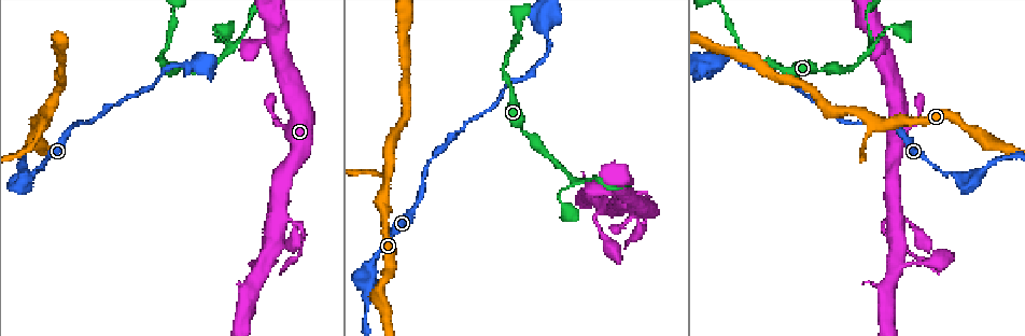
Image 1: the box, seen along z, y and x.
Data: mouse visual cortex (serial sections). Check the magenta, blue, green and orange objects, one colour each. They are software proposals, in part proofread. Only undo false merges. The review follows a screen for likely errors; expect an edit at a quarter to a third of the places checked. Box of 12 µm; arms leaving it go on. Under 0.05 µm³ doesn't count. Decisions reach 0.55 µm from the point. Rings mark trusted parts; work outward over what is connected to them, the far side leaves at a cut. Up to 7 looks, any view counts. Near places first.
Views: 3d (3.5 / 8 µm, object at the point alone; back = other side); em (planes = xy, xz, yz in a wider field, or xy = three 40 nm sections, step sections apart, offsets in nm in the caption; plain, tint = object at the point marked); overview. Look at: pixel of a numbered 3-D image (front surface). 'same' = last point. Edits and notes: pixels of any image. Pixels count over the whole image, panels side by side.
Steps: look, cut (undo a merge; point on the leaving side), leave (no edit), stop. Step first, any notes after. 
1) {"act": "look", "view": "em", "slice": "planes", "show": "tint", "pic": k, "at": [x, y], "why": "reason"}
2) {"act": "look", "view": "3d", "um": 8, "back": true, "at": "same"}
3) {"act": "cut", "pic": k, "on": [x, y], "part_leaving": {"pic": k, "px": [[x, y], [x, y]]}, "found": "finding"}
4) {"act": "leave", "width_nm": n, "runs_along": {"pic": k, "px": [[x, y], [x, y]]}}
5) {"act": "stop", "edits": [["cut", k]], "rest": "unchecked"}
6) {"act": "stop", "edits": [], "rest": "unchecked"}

{"act": "look", "view": "3d", "um": 3.5, "pic": 1, "at": [964, 180], "why": "sharp bend"}

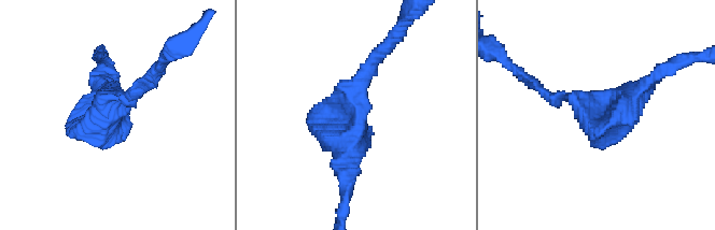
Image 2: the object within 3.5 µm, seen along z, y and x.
{"act": "look", "view": "em", "slice": "xy", "step": 1, "show": "tint", "pic": 2, "at": [594, 114], "why": "shape alone is not enough"}

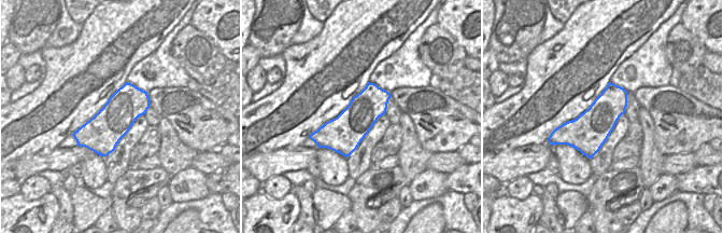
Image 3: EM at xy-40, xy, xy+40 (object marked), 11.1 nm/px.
{"act": "leave", "width_nm": 400, "runs_along": {"pic": 2, "px": [[378, 56], [352, 92], [346, 167]]}, "found": "continuous, no second cell"}

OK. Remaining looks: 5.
{"act": "look", "view": "3d", "um": 3.5, "pic": 1, "at": [298, 226], "why": "abrupt turn"}

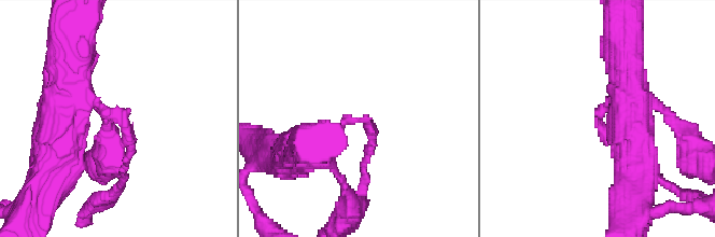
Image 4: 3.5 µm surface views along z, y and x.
{"act": "look", "view": "em", "slice": "xy", "step": 3, "show": "tint", "pic": 4, "at": [118, 121], "arm_widths_nm": [150, 450]}

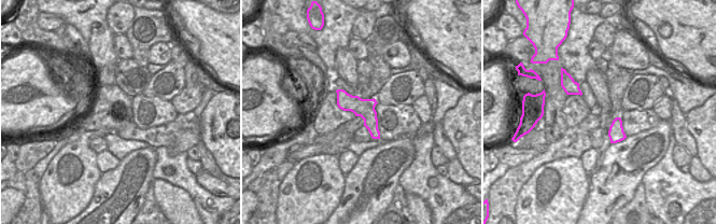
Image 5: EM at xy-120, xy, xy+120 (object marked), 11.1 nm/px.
{"act": "cut", "pic": 4, "on": [370, 130], "part_leaving": {"pic": 4, "px": [[344, 123], [367, 121], [370, 126], [364, 173]]}, "found": "a second cell is stuck on"}

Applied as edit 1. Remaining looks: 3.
{"act": "look", "view": "3d", "um": 8, "back": true, "pic": 1, "at": [232, 49], "why": "thin neck"}

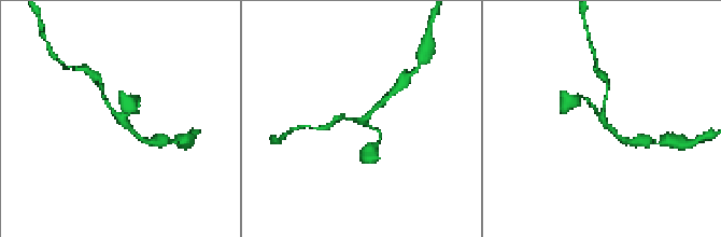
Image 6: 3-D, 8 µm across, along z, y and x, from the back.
{"act": "look", "view": "em", "slice": "xy", "step": 1, "show": "tint", "pic": 6, "at": [121, 120], "arms": 3, "arm_widths_nm": [150, 150, 200], "why": "need the tissue"}

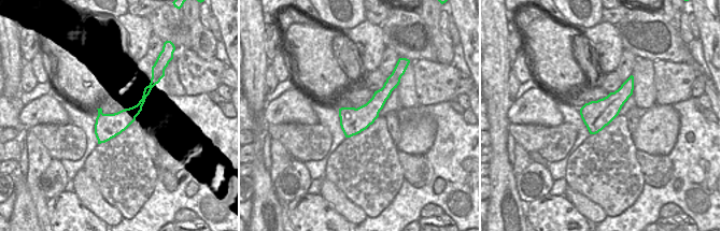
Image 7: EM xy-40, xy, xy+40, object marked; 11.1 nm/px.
{"act": "leave", "runs_along": {"pic": 6, "px": [[621, 139], [606, 125], [587, 100]]}, "found": "one cell here"}

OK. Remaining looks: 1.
{"act": "stop", "edits": [["cut", 4]], "rest": "unchecked"}

